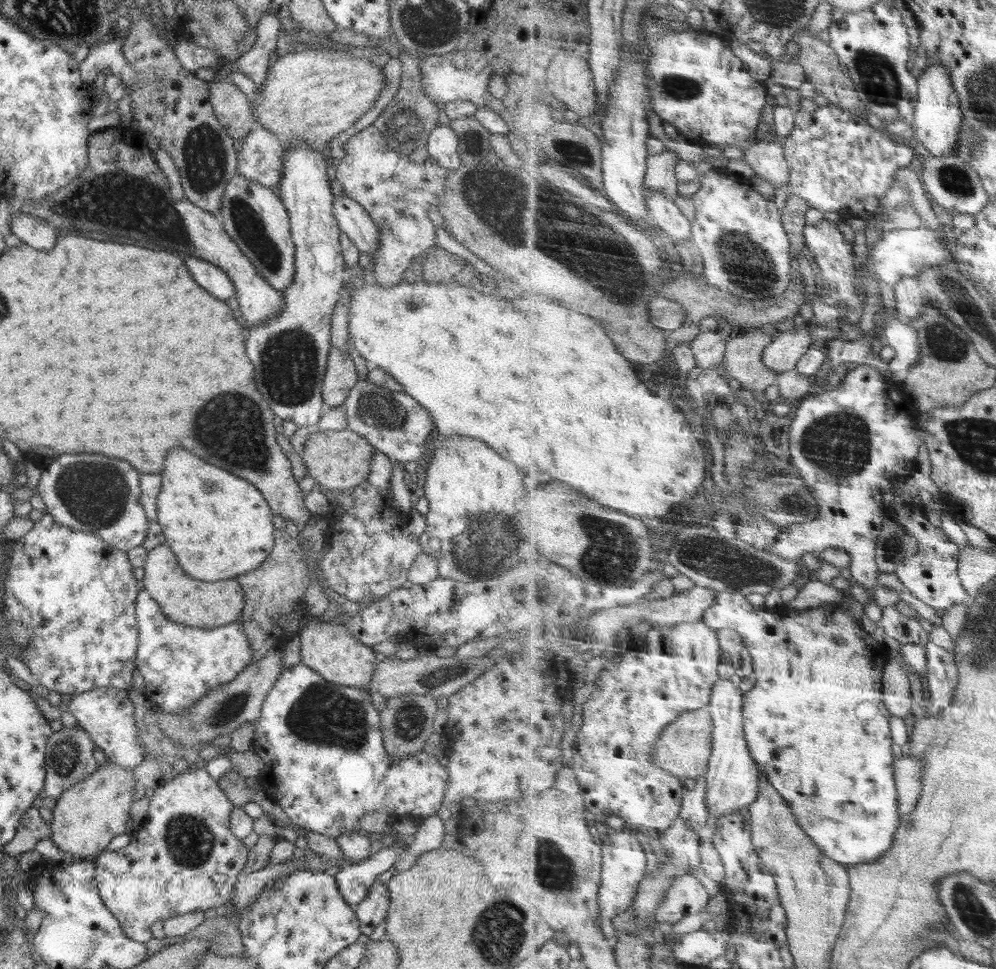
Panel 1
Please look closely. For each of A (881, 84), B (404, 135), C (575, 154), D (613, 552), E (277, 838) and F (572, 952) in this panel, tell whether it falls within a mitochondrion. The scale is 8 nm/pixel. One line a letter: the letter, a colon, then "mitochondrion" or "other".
A: mitochondrion
B: mitochondrion
C: mitochondrion
D: mitochondrion
E: other
F: other

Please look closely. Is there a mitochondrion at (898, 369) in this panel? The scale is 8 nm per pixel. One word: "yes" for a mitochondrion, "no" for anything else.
no

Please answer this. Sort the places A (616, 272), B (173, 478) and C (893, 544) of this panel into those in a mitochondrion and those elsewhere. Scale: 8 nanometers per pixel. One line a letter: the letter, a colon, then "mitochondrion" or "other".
A: mitochondrion
B: other
C: mitochondrion

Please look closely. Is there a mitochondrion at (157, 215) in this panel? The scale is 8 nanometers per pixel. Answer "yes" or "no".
yes

